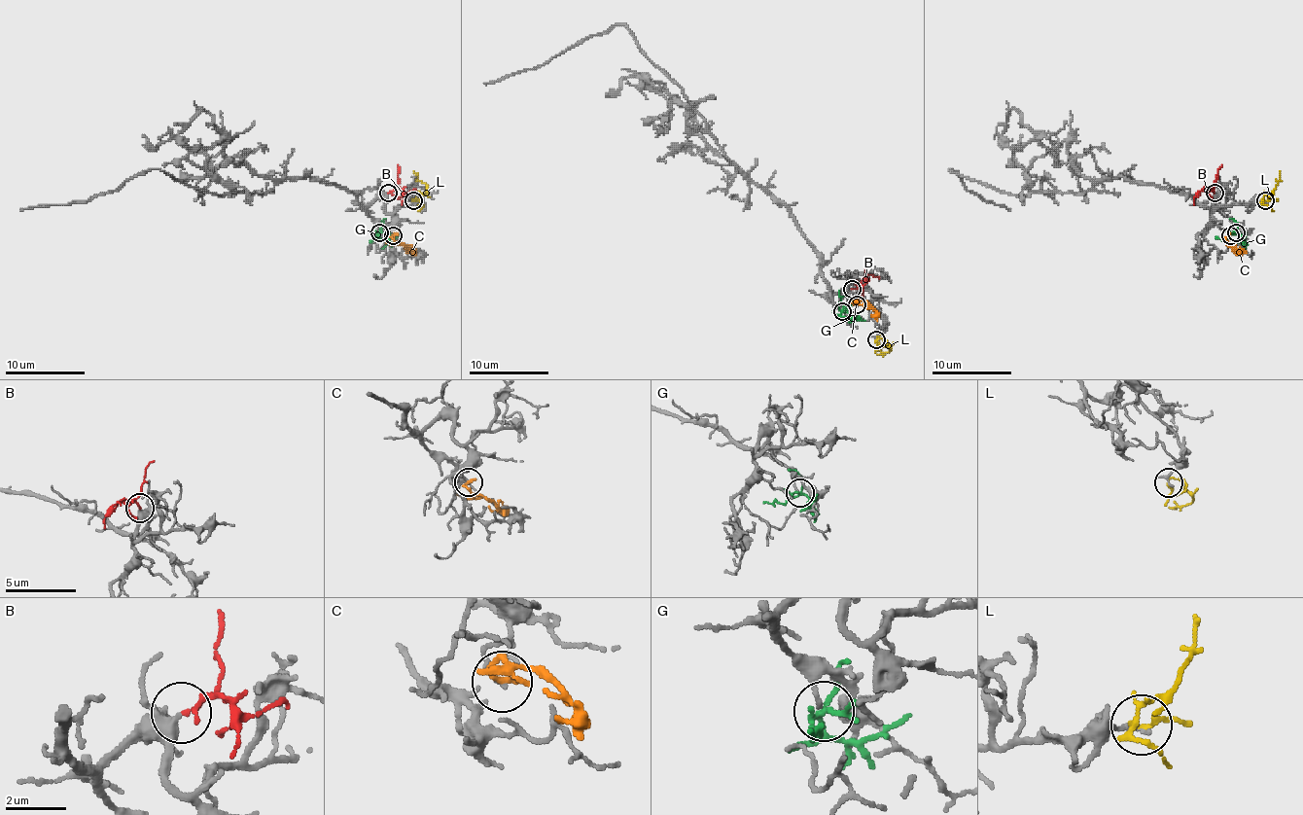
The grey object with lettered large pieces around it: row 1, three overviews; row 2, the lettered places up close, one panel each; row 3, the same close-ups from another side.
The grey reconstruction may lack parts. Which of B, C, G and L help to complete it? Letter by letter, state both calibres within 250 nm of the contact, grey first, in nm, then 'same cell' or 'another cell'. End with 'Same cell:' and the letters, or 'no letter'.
B: 280 nm thick on the grey side, 120 nm on the other; same cell
C: 140 nm thick on the grey side, 200 nm on the other; another cell
G: 80 nm thick on the grey side, 160 nm on the other; another cell
L: 240 nm thick on the grey side, 110 nm on the other; another cell
Same cell: B

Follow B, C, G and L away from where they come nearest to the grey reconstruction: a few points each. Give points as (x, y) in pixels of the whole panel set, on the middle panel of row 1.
B: (851, 289), (862, 278), (864, 268)
C: (857, 304), (855, 301), (862, 301), (877, 320)
G: (843, 310), (845, 318), (859, 316), (864, 320)
L: (877, 340), (883, 338), (889, 350), (877, 354)

